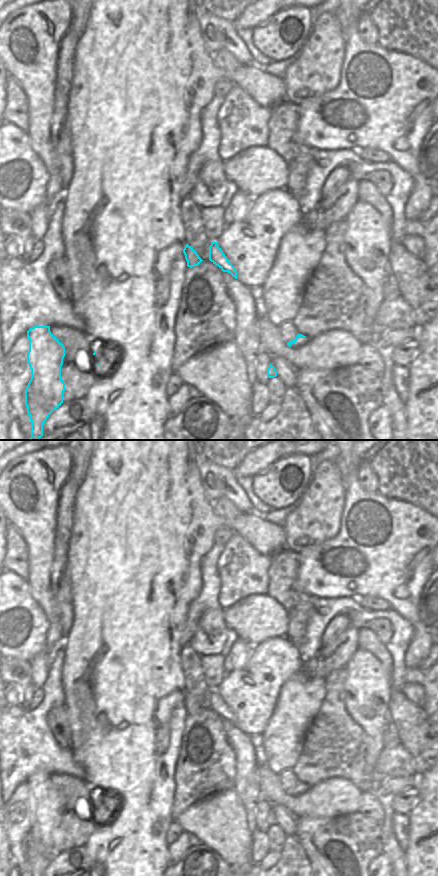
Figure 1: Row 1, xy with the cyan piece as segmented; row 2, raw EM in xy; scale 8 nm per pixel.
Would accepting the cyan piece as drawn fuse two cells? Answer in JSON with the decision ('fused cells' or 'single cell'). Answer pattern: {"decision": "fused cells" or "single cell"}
{"decision": "fused cells"}

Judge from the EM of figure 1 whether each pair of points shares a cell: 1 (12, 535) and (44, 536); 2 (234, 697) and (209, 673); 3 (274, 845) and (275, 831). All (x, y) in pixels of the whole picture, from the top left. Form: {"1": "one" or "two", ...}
{"1": "two", "2": "two", "3": "one"}

